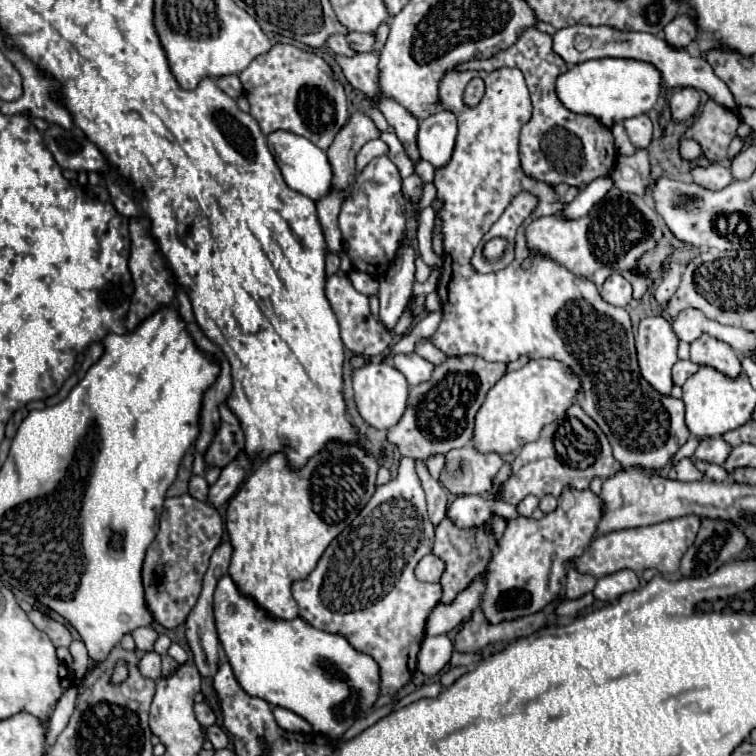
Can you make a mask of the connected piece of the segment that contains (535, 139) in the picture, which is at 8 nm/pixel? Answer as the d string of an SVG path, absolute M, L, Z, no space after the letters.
M535 28L523 30L519 40L511 44L509 48L493 54L487 60L467 60L463 64L457 64L457 72L465 70L497 70L503 66L515 66L523 72L527 88L531 92L533 102L533 116L531 120L521 128L521 144L519 144L519 156L523 172L529 178L543 180L549 186L575 186L579 190L587 188L595 178L609 176L611 168L615 166L617 152L613 146L613 134L607 126L603 126L593 116L581 116L575 112L569 112L555 94L555 78L567 70L567 64L561 56L557 56L551 48L551 36L543 34Z

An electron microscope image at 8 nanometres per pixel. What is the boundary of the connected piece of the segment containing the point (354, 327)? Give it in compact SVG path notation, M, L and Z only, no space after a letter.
M333 274L333 276L327 278L325 294L327 294L327 300L331 302L331 308L333 308L335 316L339 318L341 340L343 340L345 348L353 356L361 356L365 360L377 360L377 358L381 358L383 352L389 348L393 336L391 336L391 332L387 328L383 328L383 322L371 314L369 298L365 294L359 294L353 288L353 284L349 282L347 276L337 276L337 274Z

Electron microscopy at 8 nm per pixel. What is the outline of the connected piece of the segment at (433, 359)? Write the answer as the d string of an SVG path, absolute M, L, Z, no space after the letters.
M421 338L421 340L415 344L415 352L417 352L419 356L423 356L425 360L429 360L431 364L441 364L441 362L445 360L443 352L439 352L439 350L429 342L429 338Z

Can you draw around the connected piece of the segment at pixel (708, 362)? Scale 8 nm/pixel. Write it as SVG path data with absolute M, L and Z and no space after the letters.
M701 336L699 340L695 340L691 344L691 362L699 364L699 366L711 366L719 372L723 372L725 376L731 376L735 380L735 376L741 376L741 360L737 358L737 354L733 352L733 348L725 342L713 340L709 336Z

